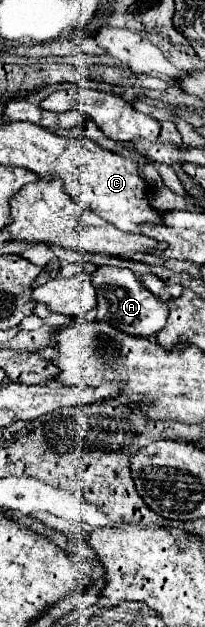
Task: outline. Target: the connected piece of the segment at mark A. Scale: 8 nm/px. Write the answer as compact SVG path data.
M99 268L93 274L93 286L97 288L97 322L107 322L113 328L127 332L131 336L153 338L167 322L169 308L167 304L153 296L141 280L127 268Z

